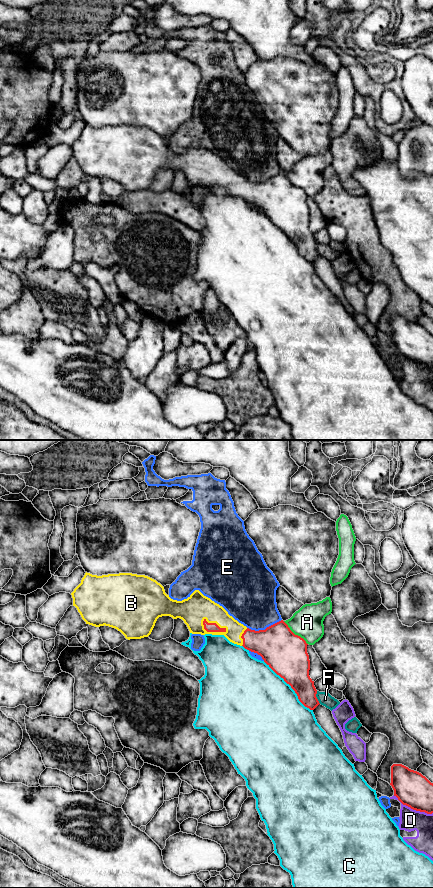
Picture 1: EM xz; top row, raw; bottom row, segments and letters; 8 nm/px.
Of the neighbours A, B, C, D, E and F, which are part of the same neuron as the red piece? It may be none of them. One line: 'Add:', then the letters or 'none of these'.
Add: B

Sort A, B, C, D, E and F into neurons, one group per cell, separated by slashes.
A / B / C / D / E / F

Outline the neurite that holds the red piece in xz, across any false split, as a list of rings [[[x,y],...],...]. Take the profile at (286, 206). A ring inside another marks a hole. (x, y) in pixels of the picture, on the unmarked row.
[[[86,124],[71,147],[73,158],[77,160],[86,176],[115,180],[128,192],[148,189],[157,171],[162,168],[182,171],[192,186],[224,187],[230,194],[260,207],[264,214],[291,238],[305,259],[314,262],[320,256],[316,249],[314,233],[309,228],[308,196],[303,190],[295,187],[283,172],[265,182],[251,182],[199,142],[195,142],[182,153],[173,152],[156,132],[132,125],[97,128]]]

